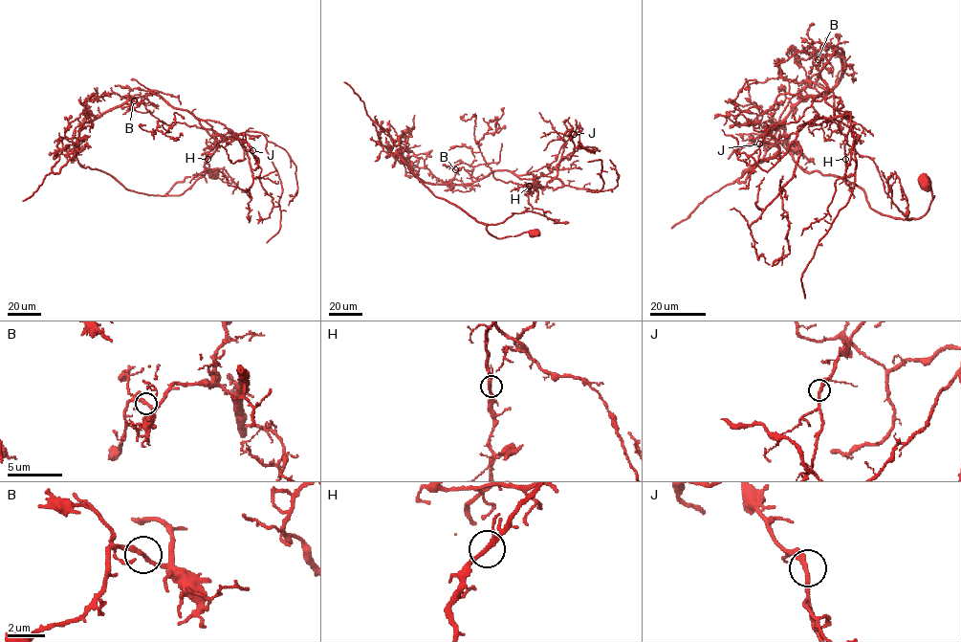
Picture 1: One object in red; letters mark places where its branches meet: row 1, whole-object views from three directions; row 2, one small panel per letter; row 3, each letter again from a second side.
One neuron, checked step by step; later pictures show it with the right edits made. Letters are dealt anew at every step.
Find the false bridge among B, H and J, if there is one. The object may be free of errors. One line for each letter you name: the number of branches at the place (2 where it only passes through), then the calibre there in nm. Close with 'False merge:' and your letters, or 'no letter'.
J: 2 | 240 nm
False merge: J

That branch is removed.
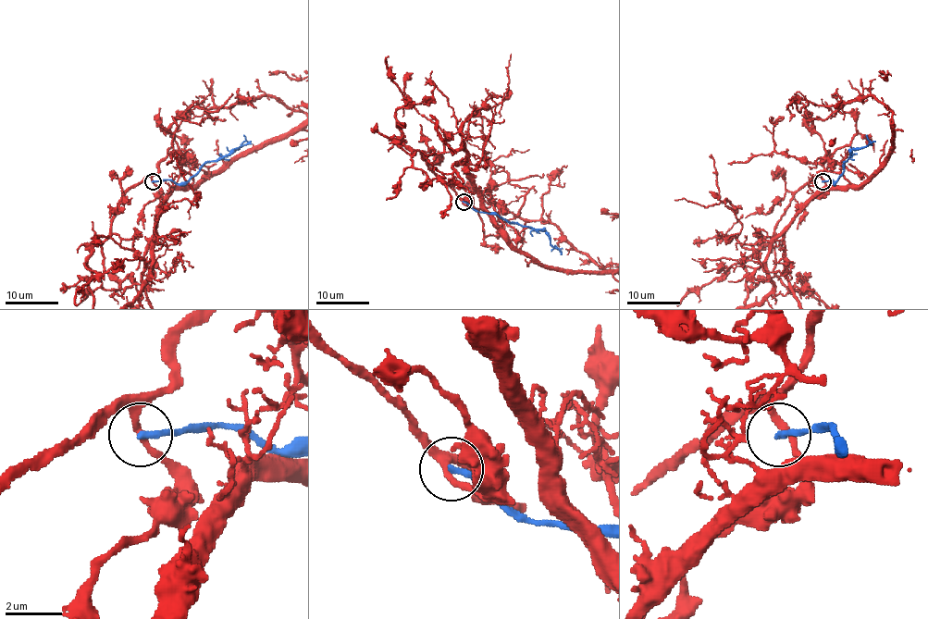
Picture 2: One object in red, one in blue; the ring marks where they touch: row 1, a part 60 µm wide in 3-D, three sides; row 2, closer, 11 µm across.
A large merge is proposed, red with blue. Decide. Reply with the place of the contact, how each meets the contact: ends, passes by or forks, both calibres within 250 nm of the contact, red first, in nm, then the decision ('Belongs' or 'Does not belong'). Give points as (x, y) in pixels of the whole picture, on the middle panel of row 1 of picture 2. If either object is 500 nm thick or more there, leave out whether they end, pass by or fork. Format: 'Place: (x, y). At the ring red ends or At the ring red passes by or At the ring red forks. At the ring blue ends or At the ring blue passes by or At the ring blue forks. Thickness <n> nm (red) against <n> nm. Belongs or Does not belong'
Place: (464, 202). At the ring red passes by. At the ring blue ends. Thickness 240 nm (red) against 220 nm. Does not belong

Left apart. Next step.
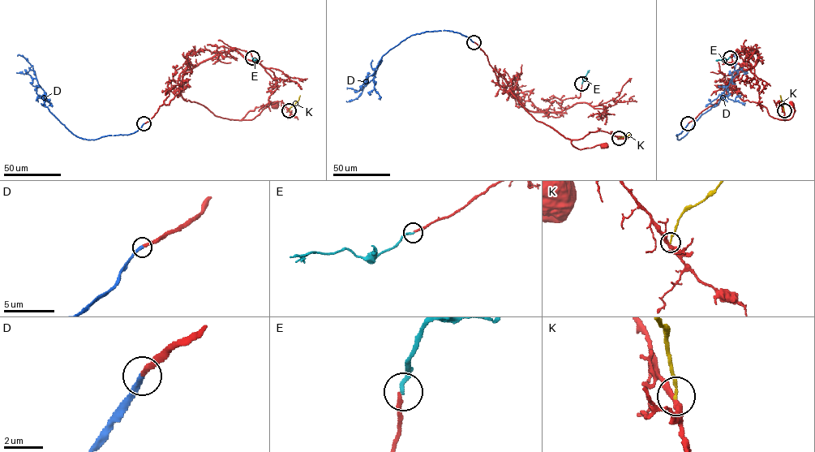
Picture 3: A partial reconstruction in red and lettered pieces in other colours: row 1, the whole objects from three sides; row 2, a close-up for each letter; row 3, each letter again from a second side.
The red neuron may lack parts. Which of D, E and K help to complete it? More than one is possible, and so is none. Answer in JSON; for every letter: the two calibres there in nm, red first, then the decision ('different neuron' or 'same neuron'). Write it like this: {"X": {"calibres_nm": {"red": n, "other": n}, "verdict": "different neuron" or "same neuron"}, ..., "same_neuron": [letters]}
{"D": {"calibres_nm": {"red": 220, "other": 280}, "verdict": "same neuron"}, "E": {"calibres_nm": {"red": 200, "other": 200}, "verdict": "same neuron"}, "K": {"calibres_nm": {"red": 300, "other": 150}, "verdict": "different neuron"}, "same_neuron": ["D", "E"]}

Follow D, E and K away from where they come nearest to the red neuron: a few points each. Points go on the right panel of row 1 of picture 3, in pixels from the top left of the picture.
D: (688, 123), (676, 135), (678, 139), (686, 135), (701, 114), (718, 104), (734, 70), (735, 55)
E: (730, 58), (715, 60)
K: (783, 110), (780, 95)

